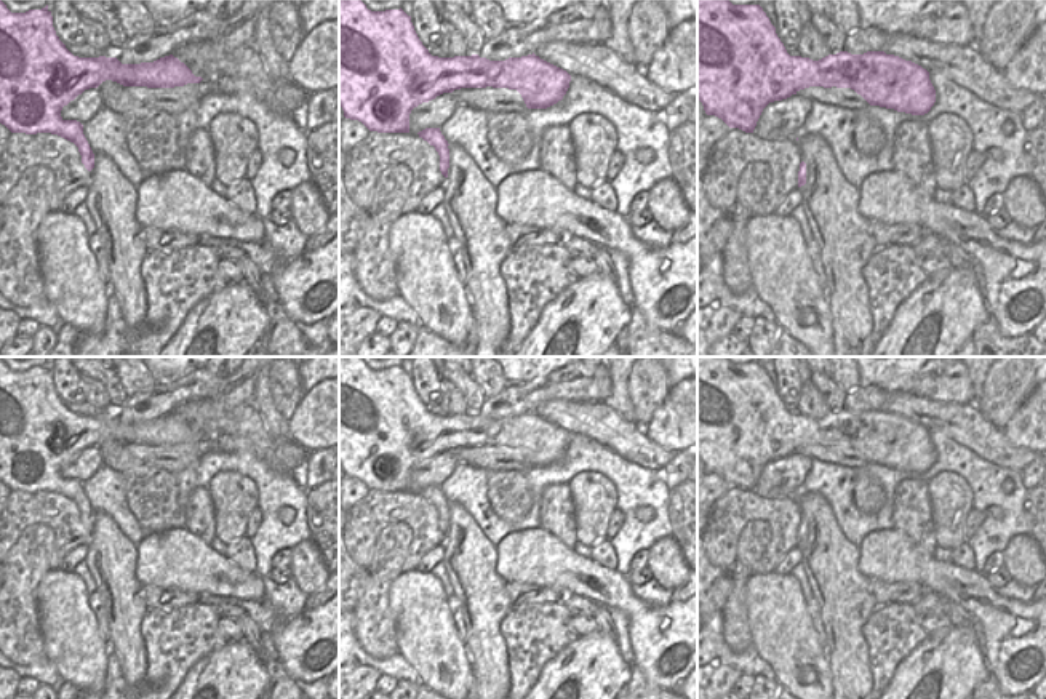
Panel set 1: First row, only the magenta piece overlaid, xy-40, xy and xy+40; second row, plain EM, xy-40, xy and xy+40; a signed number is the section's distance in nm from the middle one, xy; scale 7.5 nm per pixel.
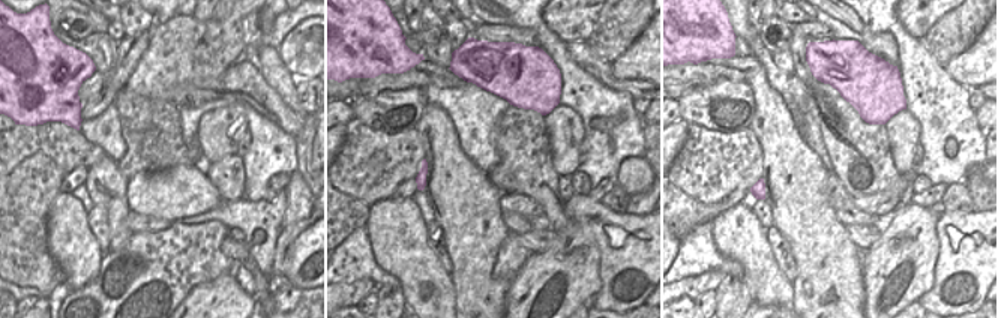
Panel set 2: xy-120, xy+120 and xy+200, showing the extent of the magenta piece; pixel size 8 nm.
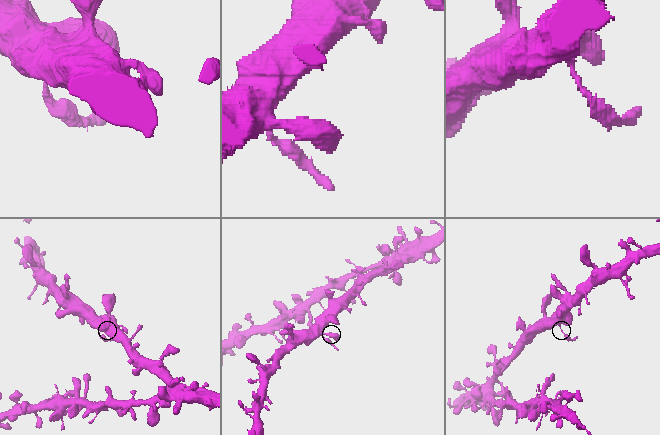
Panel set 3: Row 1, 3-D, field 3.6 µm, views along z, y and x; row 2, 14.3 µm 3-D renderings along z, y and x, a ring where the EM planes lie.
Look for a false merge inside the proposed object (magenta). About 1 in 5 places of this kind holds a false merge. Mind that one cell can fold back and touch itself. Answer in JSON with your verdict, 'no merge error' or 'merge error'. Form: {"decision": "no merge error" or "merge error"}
{"decision": "no merge error"}

